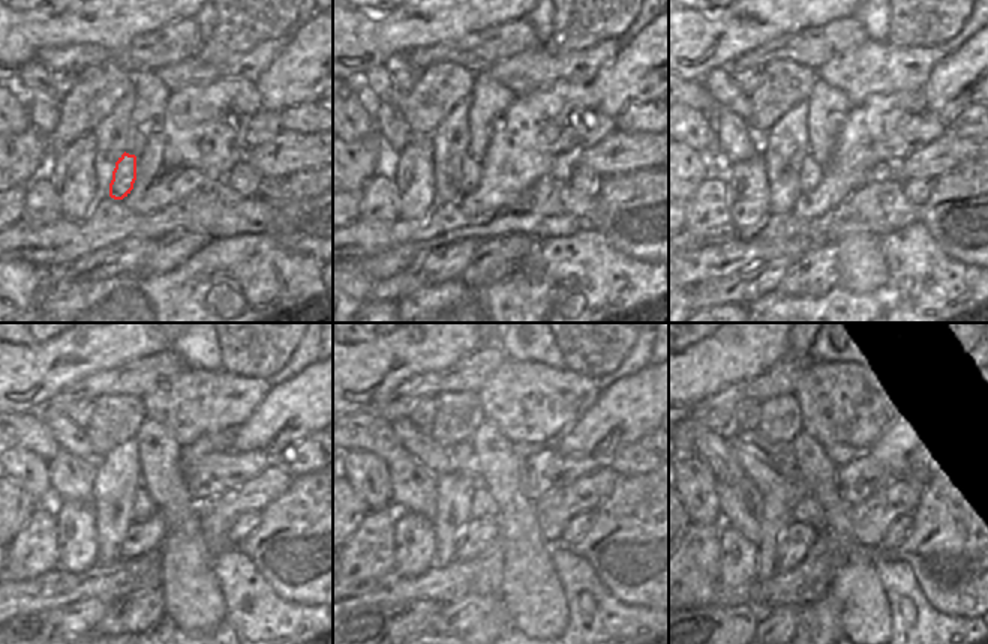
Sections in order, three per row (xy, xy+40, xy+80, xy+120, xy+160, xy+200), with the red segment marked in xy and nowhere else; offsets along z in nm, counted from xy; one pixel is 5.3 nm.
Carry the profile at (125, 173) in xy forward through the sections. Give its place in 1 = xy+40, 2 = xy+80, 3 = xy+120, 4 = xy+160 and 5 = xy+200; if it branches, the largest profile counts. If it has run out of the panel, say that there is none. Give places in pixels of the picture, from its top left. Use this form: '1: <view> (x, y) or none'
1: xy+40 (470, 167)
2: xy+80 (811, 173)
3: xy+120 (144, 506)
4: xy+160 (482, 505)
5: xy+200 (819, 469)

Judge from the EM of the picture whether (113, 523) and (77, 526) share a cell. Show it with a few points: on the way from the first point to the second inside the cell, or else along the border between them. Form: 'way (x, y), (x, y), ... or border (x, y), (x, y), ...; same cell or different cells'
border (90, 503), (98, 559); different cells

